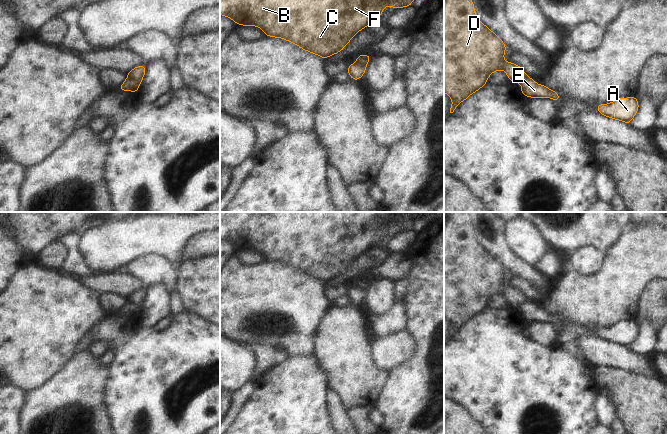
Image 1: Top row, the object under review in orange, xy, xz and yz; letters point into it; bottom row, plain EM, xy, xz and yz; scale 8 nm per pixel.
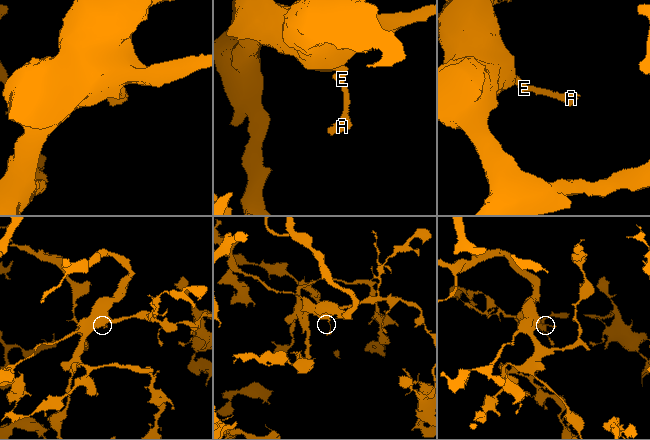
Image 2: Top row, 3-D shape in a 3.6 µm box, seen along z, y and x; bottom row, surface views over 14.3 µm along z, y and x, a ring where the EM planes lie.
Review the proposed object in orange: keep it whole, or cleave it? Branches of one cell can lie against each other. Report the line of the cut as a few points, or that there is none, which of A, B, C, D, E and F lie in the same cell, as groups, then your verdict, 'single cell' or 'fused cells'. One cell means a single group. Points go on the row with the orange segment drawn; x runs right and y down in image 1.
cut in xy along (127, 77), (140, 83); A E / B C D F; fused cells

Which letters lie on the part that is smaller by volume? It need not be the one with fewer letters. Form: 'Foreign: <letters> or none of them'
Foreign: A, E

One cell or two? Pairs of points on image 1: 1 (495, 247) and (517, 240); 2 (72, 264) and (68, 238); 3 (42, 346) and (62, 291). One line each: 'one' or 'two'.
1: two
2: one
3: one

